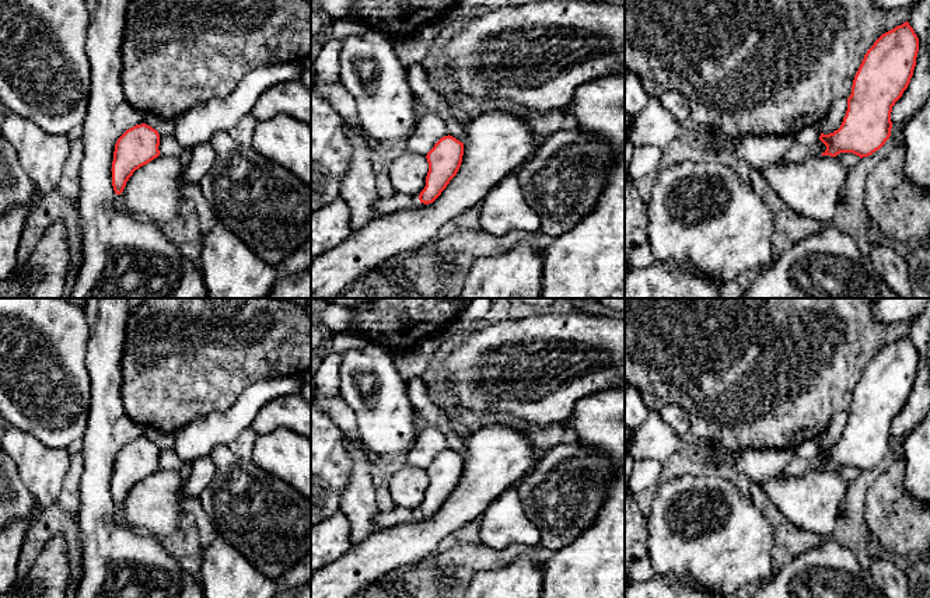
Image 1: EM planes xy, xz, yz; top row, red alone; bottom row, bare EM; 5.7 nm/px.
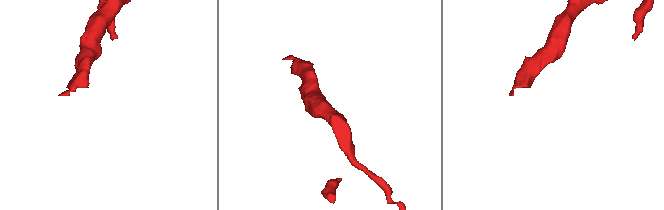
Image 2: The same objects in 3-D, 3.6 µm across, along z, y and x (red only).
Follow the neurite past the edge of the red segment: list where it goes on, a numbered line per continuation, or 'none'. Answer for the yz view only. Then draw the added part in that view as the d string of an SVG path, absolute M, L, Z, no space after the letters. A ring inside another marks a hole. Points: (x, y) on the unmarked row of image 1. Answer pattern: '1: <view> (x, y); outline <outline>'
none

